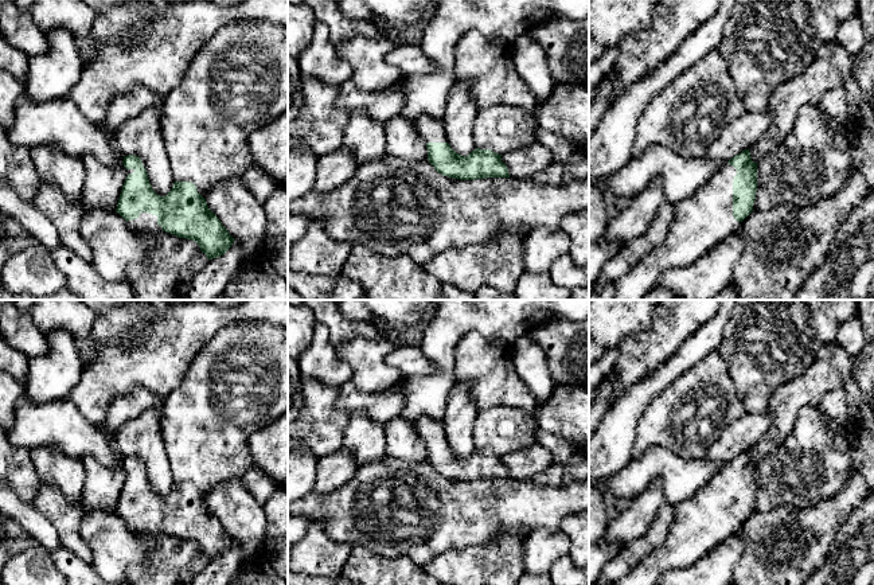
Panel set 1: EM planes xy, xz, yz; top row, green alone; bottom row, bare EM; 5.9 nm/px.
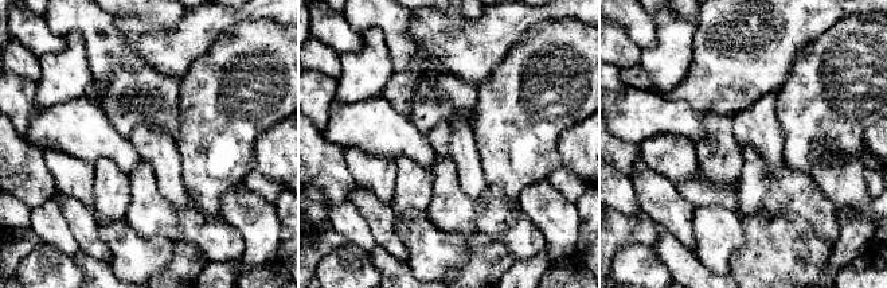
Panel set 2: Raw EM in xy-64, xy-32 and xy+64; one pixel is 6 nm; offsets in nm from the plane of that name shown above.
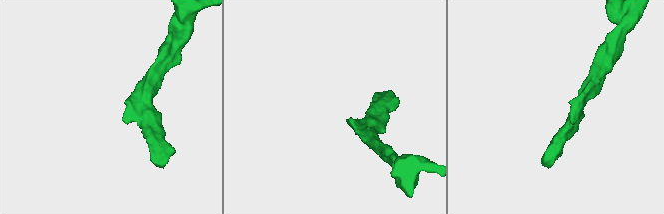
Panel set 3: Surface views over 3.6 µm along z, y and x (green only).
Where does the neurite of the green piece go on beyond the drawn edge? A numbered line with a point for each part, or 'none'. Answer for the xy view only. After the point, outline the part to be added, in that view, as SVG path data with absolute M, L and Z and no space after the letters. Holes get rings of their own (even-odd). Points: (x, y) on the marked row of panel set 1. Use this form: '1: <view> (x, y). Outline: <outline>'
1: xy (147, 222). Outline: M141 212L138 218L128 221L128 227L133 231L147 231L151 234L163 231L161 226L157 225L157 217L149 212Z

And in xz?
1: xz (432, 131). Outline: M421 117L415 124L415 129L426 144L448 143L441 118L433 120L430 117Z

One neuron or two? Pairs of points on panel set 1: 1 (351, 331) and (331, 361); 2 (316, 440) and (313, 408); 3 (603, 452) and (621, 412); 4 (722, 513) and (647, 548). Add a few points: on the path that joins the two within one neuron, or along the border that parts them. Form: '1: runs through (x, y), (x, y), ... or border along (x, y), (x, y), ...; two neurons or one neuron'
1: border along (318, 322), (327, 330), (328, 339), (336, 348); two neurons
2: runs through (316, 432), (316, 416); one neuron
3: runs through (612, 443), (620, 421); one neuron
4: border along (677, 510), (667, 539), (642, 560); two neurons

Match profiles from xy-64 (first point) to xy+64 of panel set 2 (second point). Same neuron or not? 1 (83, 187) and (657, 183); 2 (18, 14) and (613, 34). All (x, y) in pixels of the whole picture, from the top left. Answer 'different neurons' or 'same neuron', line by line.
1: different neurons
2: different neurons

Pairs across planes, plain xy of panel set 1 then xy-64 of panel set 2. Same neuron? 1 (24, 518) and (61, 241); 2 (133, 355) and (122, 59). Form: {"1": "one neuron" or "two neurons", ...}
{"1": "one neuron", "2": "two neurons"}

